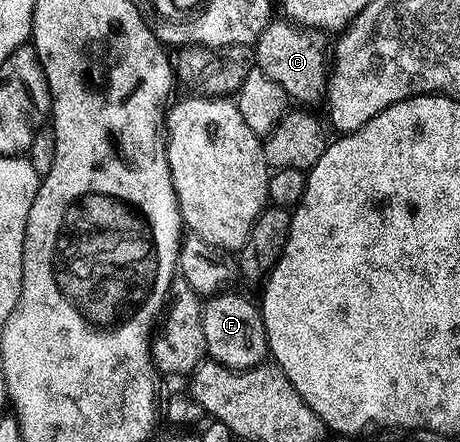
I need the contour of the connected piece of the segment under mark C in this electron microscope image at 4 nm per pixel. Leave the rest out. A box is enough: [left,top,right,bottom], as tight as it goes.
[255,17,330,105]

